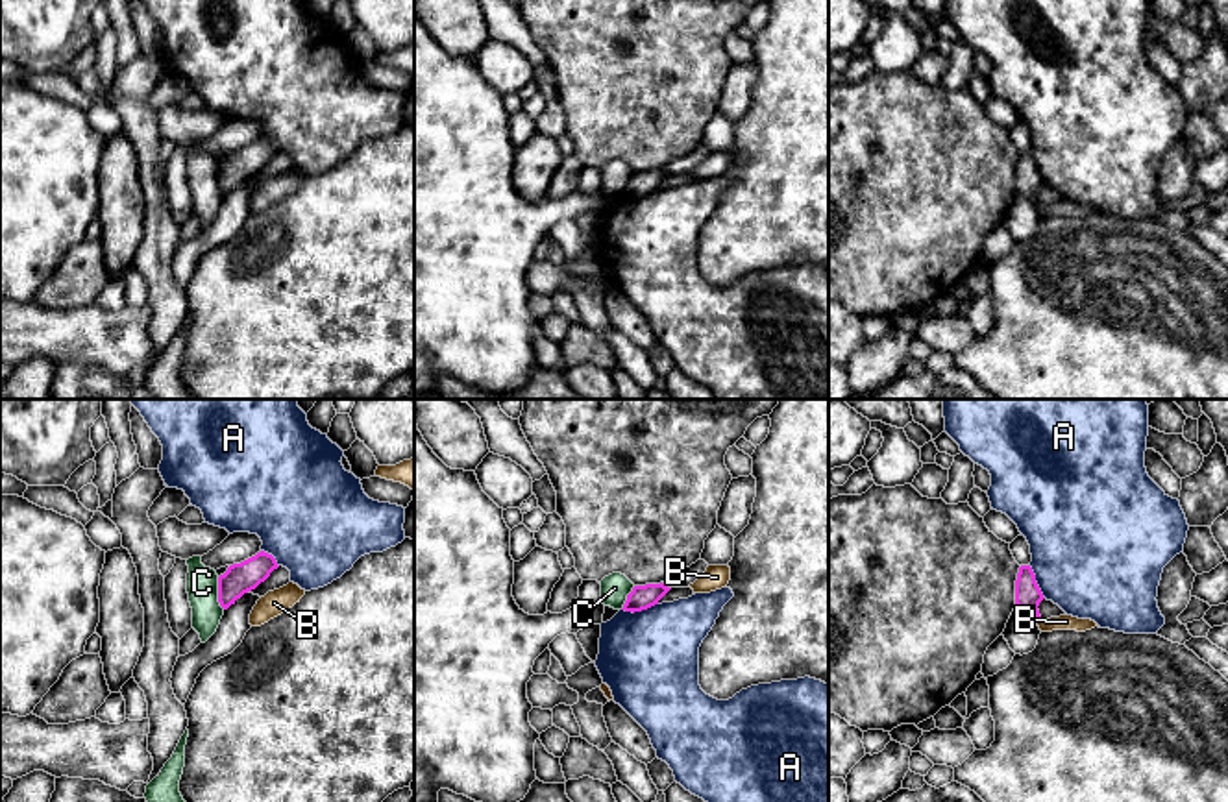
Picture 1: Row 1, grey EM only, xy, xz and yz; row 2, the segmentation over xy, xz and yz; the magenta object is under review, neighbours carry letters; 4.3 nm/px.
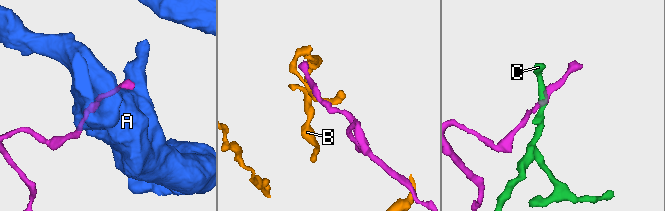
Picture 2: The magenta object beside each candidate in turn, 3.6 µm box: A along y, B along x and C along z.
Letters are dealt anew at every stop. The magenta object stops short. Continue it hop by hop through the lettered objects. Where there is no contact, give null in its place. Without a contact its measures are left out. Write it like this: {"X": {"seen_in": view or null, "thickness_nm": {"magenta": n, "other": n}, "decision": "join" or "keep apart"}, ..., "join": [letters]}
{"A": {"seen_in": "xz", "thickness_nm": {"magenta": 110, "other": 420}, "decision": "keep apart"}, "B": {"seen_in": null, "decision": "keep apart"}, "C": {"seen_in": "xy", "thickness_nm": {"magenta": 140, "other": 140}, "decision": "keep apart"}, "join": []}

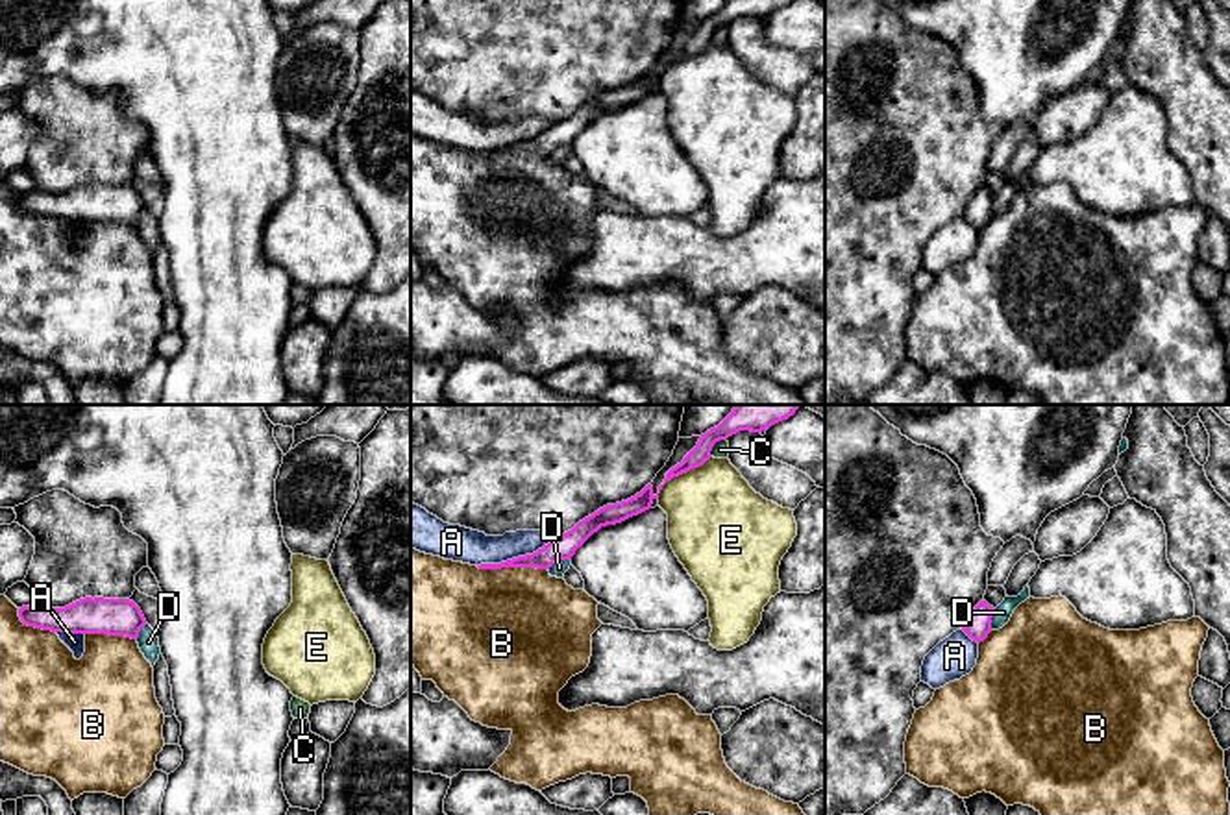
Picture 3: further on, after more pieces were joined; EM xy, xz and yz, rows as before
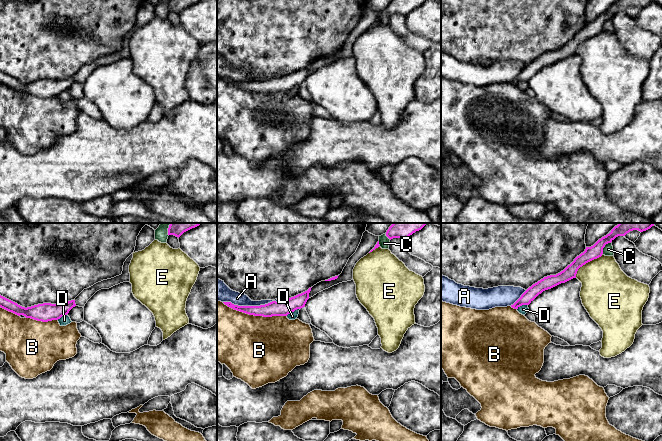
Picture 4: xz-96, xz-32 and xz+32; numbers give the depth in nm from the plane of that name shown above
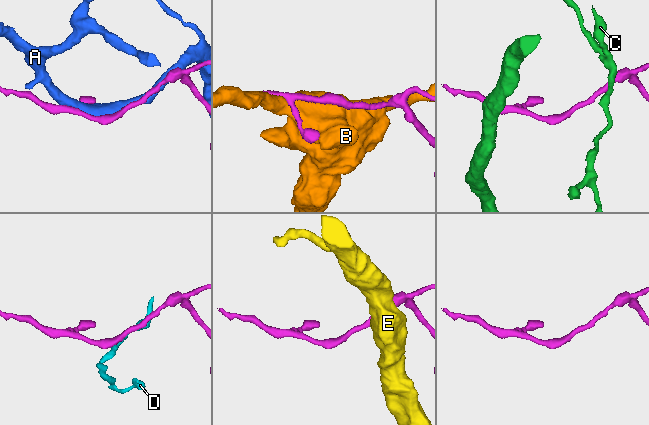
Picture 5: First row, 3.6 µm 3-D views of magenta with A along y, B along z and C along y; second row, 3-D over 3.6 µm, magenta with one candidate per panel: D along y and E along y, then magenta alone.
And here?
{"A": {"seen_in": "xz", "thickness_nm": {"magenta": 110, "other": 160}, "decision": "keep apart"}, "B": {"seen_in": "xz", "thickness_nm": {"magenta": 110, "other": 500}, "decision": "keep apart"}, "C": {"seen_in": "xz", "thickness_nm": {"magenta": 90, "other": 70}, "decision": "keep apart"}, "D": {"seen_in": "xz", "thickness_nm": {"magenta": 110, "other": 70}, "decision": "keep apart"}, "E": {"seen_in": "xz", "thickness_nm": {"magenta": 90, "other": 420}, "decision": "keep apart"}, "join": []}

